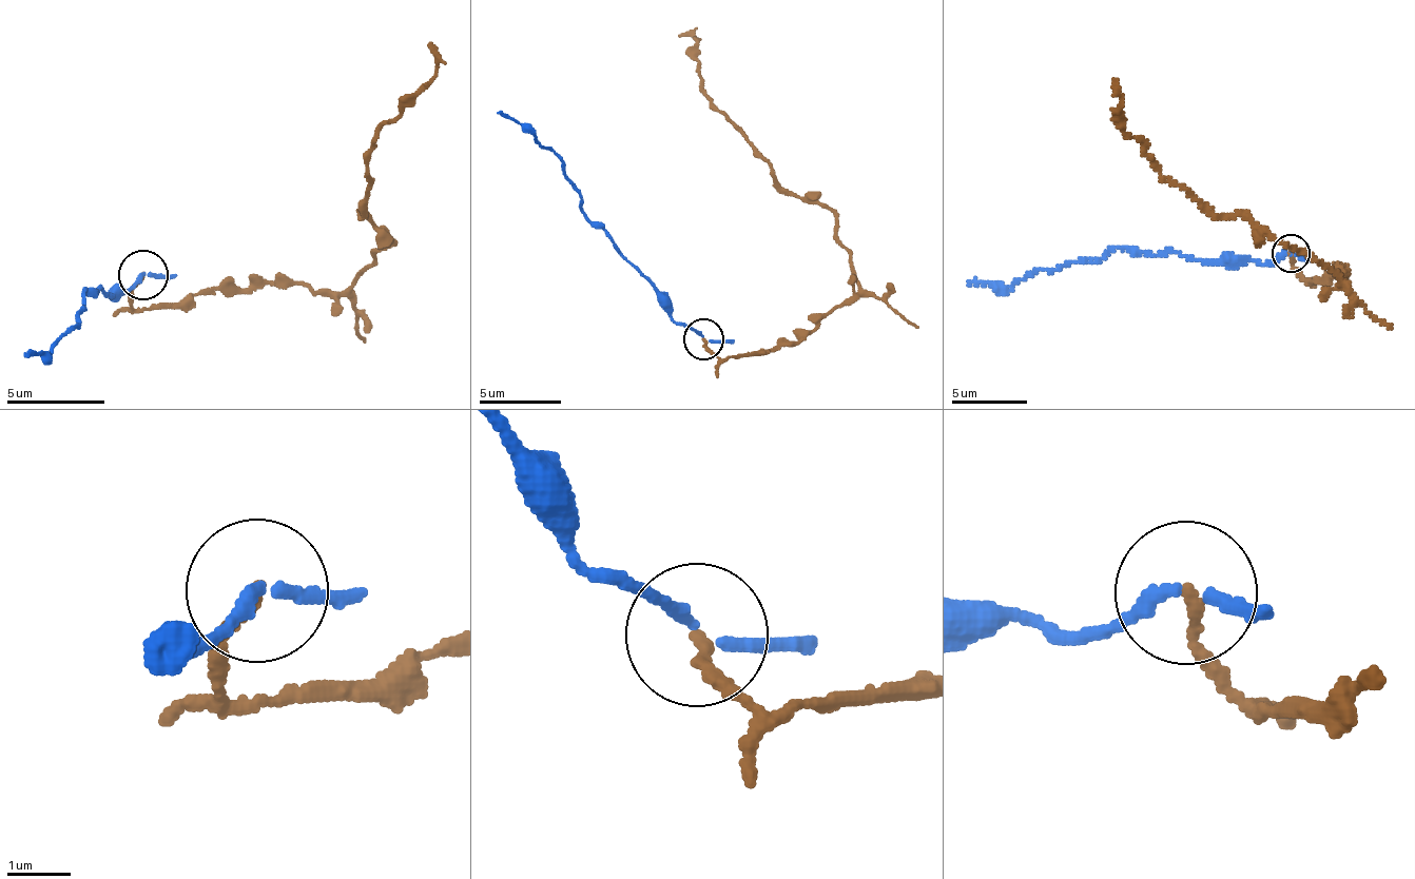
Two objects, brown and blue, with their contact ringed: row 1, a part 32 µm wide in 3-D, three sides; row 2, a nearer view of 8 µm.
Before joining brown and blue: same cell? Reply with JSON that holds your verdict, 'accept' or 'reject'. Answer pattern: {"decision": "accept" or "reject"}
{"decision": "reject"}

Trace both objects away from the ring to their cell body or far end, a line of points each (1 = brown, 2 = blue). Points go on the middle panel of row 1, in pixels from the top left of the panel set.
1: (704, 337), (723, 359), (802, 343), (856, 287), (837, 215), (771, 174), (702, 89), (697, 40), (677, 35)
2: (704, 337), (680, 324), (671, 304), (585, 213), (581, 194), (553, 152), (496, 112)

